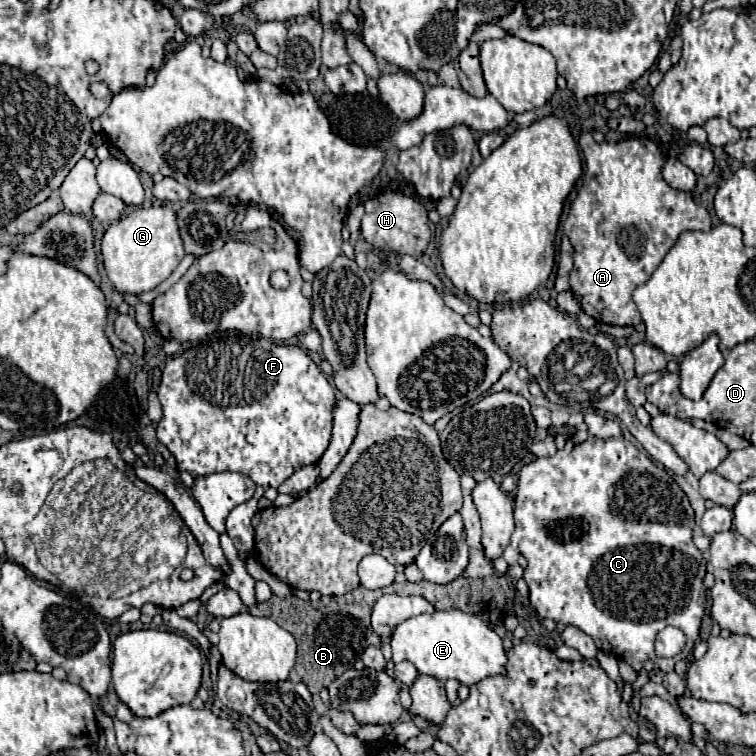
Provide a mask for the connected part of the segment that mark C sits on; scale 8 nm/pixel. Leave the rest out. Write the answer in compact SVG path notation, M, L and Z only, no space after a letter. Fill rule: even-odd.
M588 436L584 442L572 442L572 438L570 438L568 444L562 450L558 450L554 456L536 458L532 464L528 464L520 470L520 480L518 480L518 488L516 488L516 496L514 496L514 518L516 518L516 530L512 536L512 544L516 544L520 554L528 560L528 566L524 568L524 580L530 588L530 604L534 606L534 610L540 618L552 618L556 622L564 622L566 626L580 628L582 632L592 636L592 640L596 642L596 646L602 652L610 652L612 656L628 662L634 670L642 670L646 660L656 660L656 664L660 666L662 672L672 672L674 664L678 660L686 660L686 656L692 652L692 648L698 640L700 624L702 624L704 610L706 610L708 590L704 586L704 574L706 574L708 562L706 562L704 554L692 542L694 510L690 508L690 502L688 502L686 494L682 492L682 488L674 482L674 478L664 468L658 468L648 456L640 454L638 448L634 444L630 444L628 440L624 440L622 436L608 438L608 440ZM682 554L688 556L688 564L680 562ZM666 626L680 628L686 634L686 646L678 656L658 660L654 654L654 640L656 640L656 634Z

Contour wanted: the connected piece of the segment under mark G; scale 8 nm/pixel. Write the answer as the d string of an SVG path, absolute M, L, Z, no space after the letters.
M170 206L136 208L108 226L102 238L104 270L112 288L120 294L142 294L164 282L184 258L184 248L178 234L174 210Z

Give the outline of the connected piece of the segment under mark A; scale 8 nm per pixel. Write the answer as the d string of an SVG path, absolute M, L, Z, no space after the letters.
M588 130L580 132L578 146L584 154L584 174L576 198L570 204L570 212L562 224L562 232L570 238L574 246L574 268L570 272L570 286L574 298L580 302L582 310L596 322L616 324L616 326L636 326L640 324L640 314L632 302L632 290L646 282L662 262L664 254L676 242L678 234L684 230L708 230L712 218L704 206L698 206L688 192L672 190L662 178L662 166L666 154L660 142L648 136L646 140L626 138L616 144L594 142Z

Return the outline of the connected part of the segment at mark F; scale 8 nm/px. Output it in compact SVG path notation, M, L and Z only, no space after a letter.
M238 336L238 338L214 338L206 344L196 344L190 350L184 350L180 356L174 356L172 360L166 362L164 370L162 370L162 382L158 388L160 394L160 404L162 404L162 420L156 428L158 432L158 440L172 452L172 456L176 458L176 466L180 472L190 472L192 476L206 476L206 474L214 474L214 472L240 472L250 476L250 480L256 484L256 494L247 502L238 505L230 512L228 520L226 520L226 534L232 538L234 546L240 552L240 558L244 558L244 554L250 556L250 552L254 550L254 528L252 528L252 518L258 512L256 504L262 498L262 494L270 488L270 486L280 486L286 478L292 476L292 470L298 470L306 464L316 464L322 454L328 448L330 442L330 432L332 432L332 408L334 408L334 390L328 384L324 372L314 364L314 360L306 354L306 350L302 350L300 346L288 346L288 344L276 344L268 338L256 338L256 336Z

